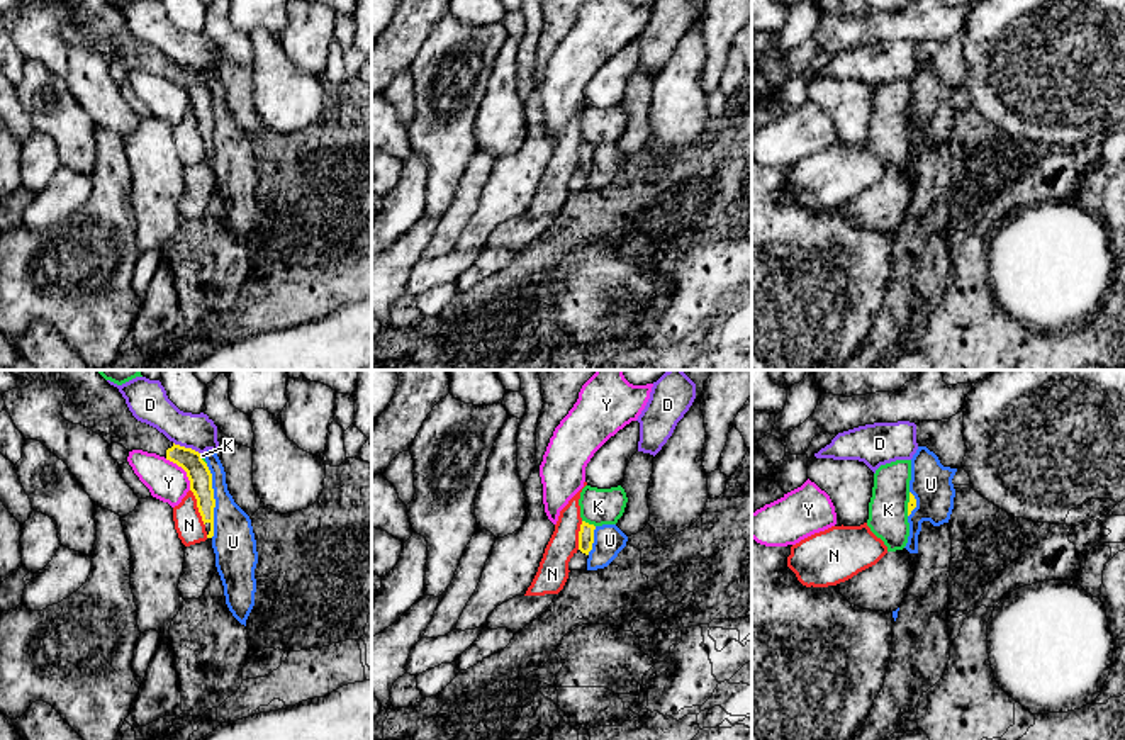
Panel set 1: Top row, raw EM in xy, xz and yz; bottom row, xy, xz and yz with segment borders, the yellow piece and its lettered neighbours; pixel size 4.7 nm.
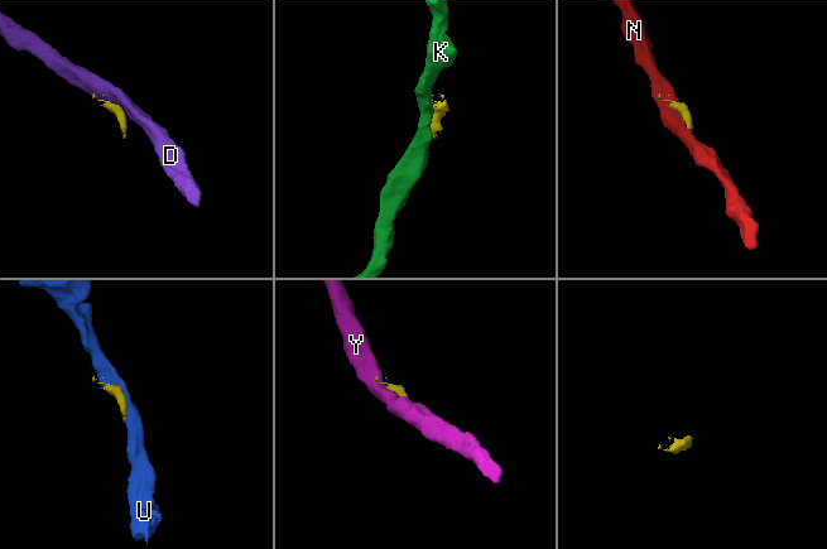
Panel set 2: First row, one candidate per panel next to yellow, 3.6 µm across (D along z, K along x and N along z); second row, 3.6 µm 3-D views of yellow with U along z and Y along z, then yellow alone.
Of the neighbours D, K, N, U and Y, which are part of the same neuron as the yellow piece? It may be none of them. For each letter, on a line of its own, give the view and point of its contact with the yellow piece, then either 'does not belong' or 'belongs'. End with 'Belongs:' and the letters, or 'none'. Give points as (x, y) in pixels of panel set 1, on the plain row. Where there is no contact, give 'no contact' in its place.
D: xy (187, 68) | does not belong
K: xz (587, 143) | does not belong
N: xy (197, 126) | does not belong
U: xy (214, 121) | does not belong
Y: xy (184, 89) | does not belong
Belongs: none

